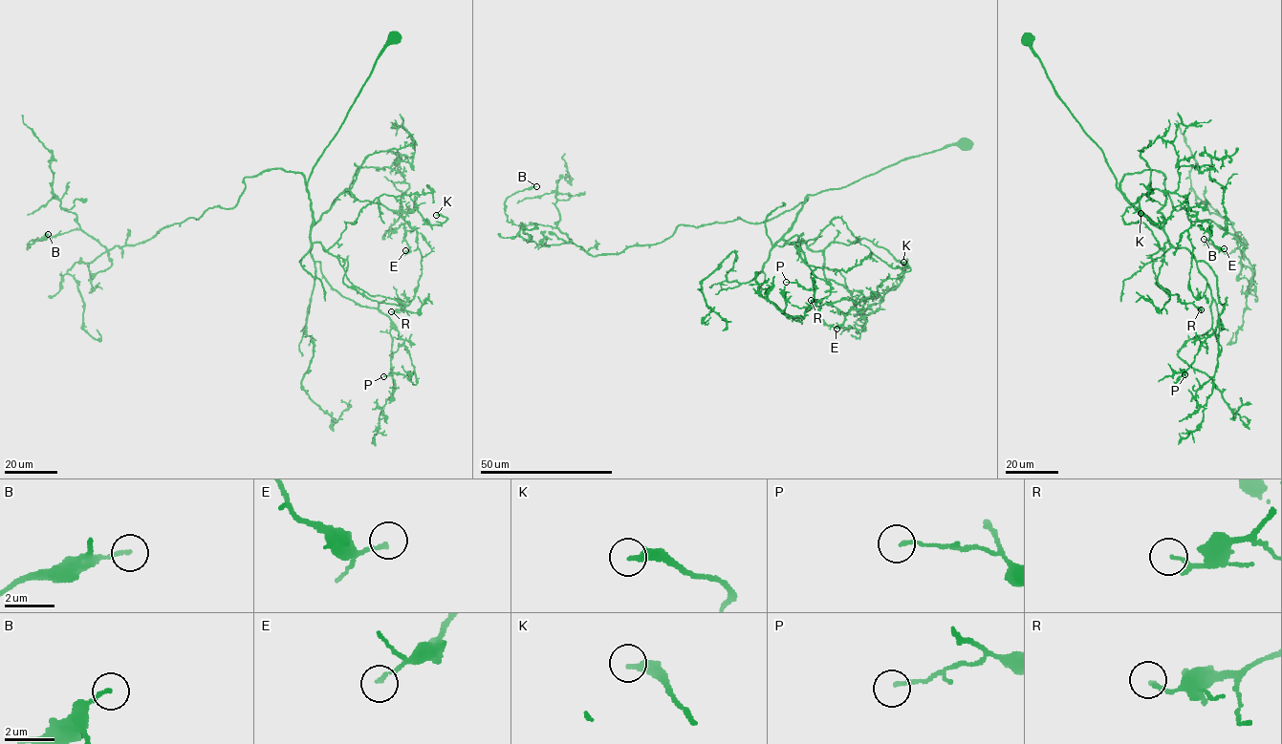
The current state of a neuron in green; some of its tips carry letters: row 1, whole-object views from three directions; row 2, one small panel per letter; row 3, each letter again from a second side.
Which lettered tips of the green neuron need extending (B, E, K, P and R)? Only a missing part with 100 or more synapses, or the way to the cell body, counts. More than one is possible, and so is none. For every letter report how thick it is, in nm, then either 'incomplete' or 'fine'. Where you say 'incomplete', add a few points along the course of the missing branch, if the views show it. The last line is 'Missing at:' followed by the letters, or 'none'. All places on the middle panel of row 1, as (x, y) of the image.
B: 140 nm thick; fine
E: 130 nm thick; fine
K: 320 nm thick; fine
P: 120 nm thick; fine
R: 140 nm thick; fine
Missing at: none

